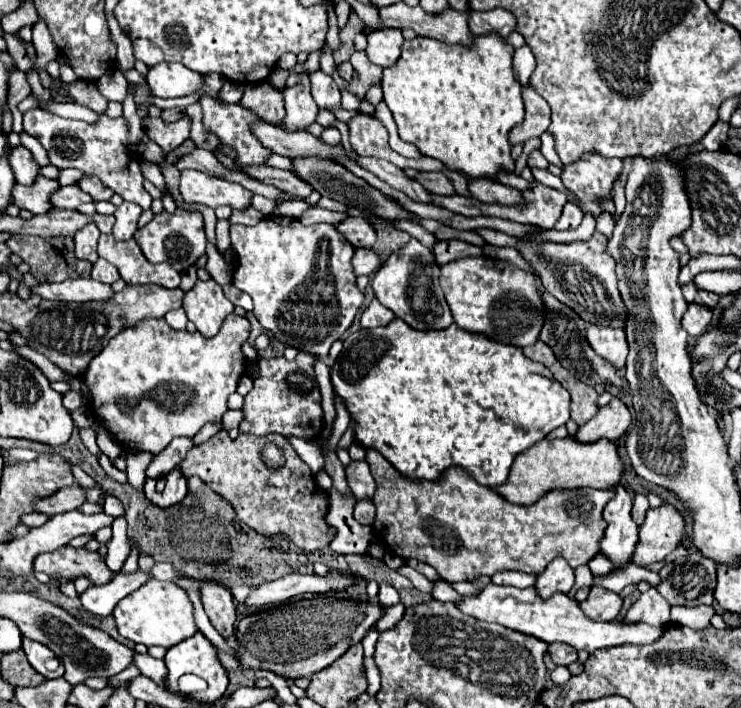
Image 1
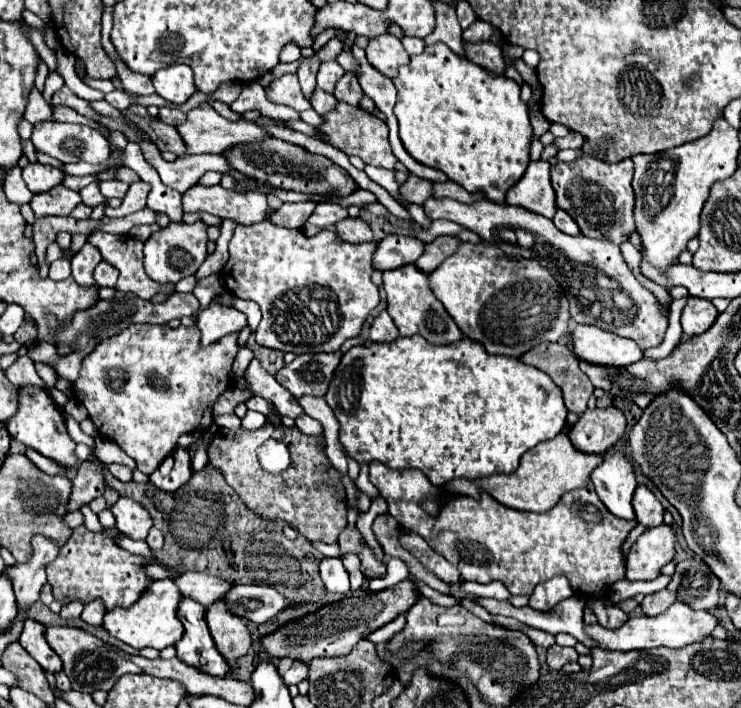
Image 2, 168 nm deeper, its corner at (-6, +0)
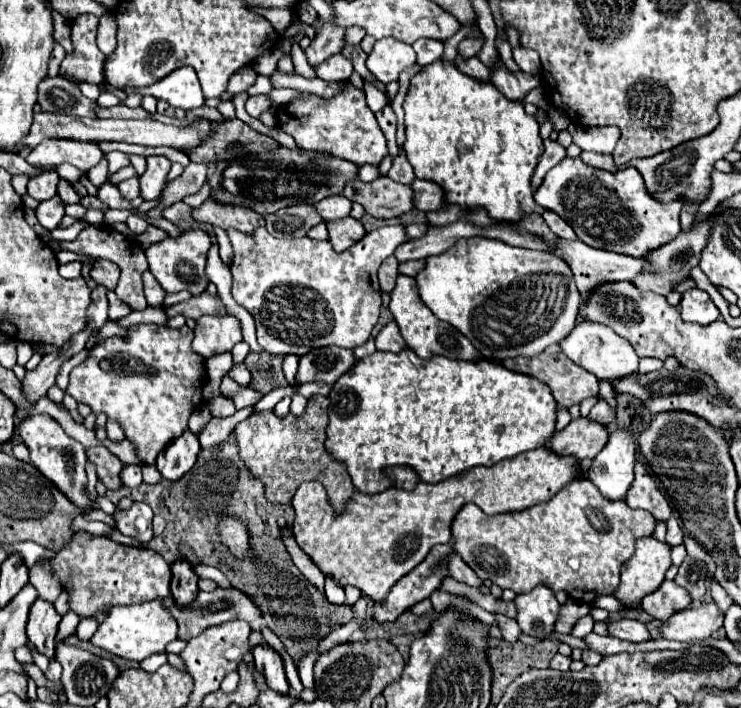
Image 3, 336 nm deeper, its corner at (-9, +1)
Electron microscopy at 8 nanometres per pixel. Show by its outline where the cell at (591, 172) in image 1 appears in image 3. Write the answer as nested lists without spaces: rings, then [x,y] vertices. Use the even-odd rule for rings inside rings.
[[[567,157],[545,175],[533,197],[547,211],[563,217],[563,221],[567,221],[577,237],[587,245],[621,255],[645,257],[649,251],[655,251],[661,245],[673,241],[681,231],[679,213],[683,199],[659,203],[645,189],[641,173],[633,167],[607,173],[585,165],[581,159]]]

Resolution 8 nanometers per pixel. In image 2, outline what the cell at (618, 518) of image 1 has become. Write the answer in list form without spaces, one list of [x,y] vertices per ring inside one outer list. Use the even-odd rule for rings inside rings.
[[[622,450],[604,454],[604,462],[592,472],[592,484],[596,486],[596,494],[614,516],[622,520],[636,520],[632,496],[638,482],[632,464],[626,460]]]

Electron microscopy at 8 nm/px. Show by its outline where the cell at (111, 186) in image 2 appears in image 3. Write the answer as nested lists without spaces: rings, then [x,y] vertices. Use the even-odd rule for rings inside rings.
[[[131,177],[131,179],[127,179],[127,181],[123,181],[123,183],[119,183],[117,185],[119,189],[121,189],[121,193],[127,197],[127,199],[135,199],[135,197],[139,197],[139,177]]]

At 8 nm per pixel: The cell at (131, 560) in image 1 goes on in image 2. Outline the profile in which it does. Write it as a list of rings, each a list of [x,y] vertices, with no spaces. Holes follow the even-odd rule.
[[[120,498],[112,508],[112,514],[116,518],[116,526],[122,534],[134,538],[134,540],[144,540],[152,528],[152,518],[150,514],[134,500],[130,498]]]

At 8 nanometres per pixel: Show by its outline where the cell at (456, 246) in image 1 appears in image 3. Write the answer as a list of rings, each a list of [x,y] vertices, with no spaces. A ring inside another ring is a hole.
[[[405,261],[405,263],[399,263],[399,275],[415,277],[423,269],[423,265],[425,265],[425,261]]]

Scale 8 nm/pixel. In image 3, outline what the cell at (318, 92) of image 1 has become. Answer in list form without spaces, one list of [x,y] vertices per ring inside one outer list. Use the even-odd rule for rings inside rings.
[[[337,53],[337,55],[331,55],[327,61],[315,65],[313,71],[323,81],[345,81],[353,73],[353,65],[345,55]]]

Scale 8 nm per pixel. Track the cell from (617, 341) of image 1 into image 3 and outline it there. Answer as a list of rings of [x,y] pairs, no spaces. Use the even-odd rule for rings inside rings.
[[[583,321],[583,323],[575,325],[575,329],[569,333],[569,337],[565,337],[559,343],[559,347],[567,359],[571,359],[575,365],[579,365],[585,371],[589,371],[591,375],[595,375],[599,381],[617,381],[617,379],[627,377],[637,371],[639,357],[637,357],[635,349],[629,345],[629,341],[625,341],[613,329],[609,329],[607,325],[601,325],[601,323]]]

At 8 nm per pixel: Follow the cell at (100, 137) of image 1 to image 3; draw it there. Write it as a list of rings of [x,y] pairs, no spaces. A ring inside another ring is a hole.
[[[43,141],[37,145],[25,161],[33,167],[57,167],[61,163],[71,163],[83,171],[89,171],[101,161],[103,153],[97,143],[83,141]]]

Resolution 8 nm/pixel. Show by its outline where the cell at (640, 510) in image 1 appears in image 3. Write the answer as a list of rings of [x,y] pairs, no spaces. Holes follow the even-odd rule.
[[[641,461],[635,463],[635,481],[625,495],[625,503],[631,509],[649,511],[659,521],[667,521],[671,517],[671,505],[667,497],[659,491],[653,471]]]

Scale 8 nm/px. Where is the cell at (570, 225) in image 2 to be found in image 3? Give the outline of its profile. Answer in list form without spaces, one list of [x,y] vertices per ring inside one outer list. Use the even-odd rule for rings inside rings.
[[[545,211],[545,213],[543,213],[543,219],[545,219],[547,227],[549,227],[557,237],[565,237],[565,239],[575,239],[575,237],[577,237],[575,231],[573,231],[561,217],[557,217],[553,211]]]

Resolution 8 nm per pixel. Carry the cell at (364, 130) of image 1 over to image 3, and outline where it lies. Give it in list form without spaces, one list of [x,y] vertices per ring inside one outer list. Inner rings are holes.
[[[351,83],[331,99],[301,93],[289,103],[277,107],[277,125],[295,139],[299,149],[329,153],[333,157],[353,161],[359,167],[365,163],[379,165],[387,155],[385,135],[379,129],[373,111],[365,103],[365,93]]]

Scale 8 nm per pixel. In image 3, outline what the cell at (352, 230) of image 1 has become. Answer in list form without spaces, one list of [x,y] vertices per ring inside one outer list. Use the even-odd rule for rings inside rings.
[[[345,217],[345,219],[339,219],[339,221],[329,221],[327,231],[329,231],[329,243],[335,251],[349,249],[353,243],[357,243],[365,235],[363,225],[353,217]]]

